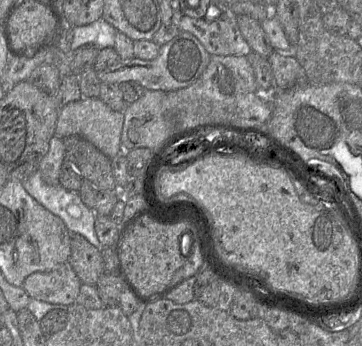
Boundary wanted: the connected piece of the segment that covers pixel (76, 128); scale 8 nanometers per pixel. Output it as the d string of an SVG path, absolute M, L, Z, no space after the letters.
M82 97L60 108L56 124L55 135L64 138L70 135L78 135L98 148L110 159L116 157L121 151L121 134L124 124L124 113L114 111L99 97Z

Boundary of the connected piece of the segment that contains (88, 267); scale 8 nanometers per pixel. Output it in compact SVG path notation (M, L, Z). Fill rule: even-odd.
M71 233L69 263L83 284L96 285L104 273L101 251L84 236Z

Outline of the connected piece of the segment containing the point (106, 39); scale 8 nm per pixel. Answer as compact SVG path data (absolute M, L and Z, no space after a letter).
M105 19L82 26L72 27L73 40L69 44L69 51L74 51L84 45L92 45L97 49L114 48L116 29Z

